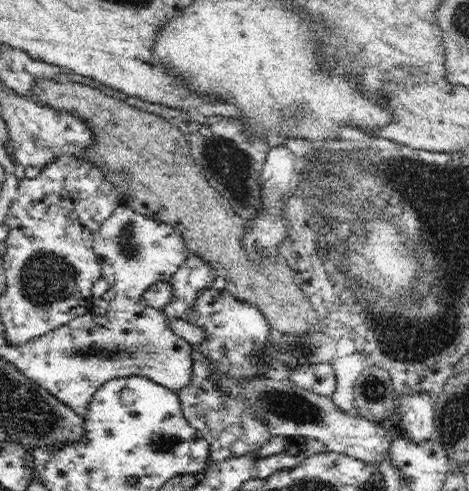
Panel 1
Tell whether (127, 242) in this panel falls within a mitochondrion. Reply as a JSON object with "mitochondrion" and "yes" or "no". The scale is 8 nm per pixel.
{"mitochondrion":"yes"}

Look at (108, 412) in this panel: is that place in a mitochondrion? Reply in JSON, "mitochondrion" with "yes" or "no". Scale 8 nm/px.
{"mitochondrion":"no"}

